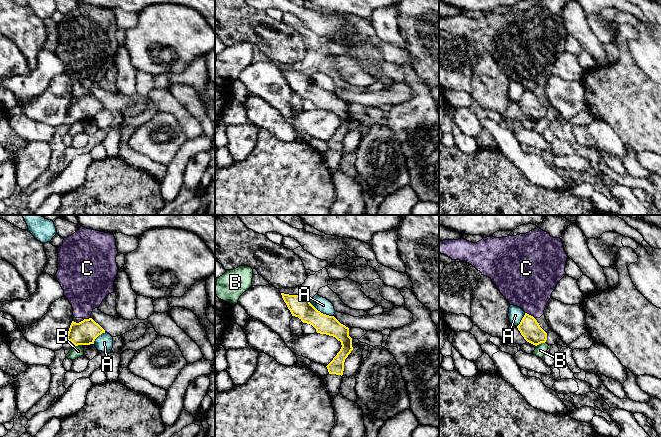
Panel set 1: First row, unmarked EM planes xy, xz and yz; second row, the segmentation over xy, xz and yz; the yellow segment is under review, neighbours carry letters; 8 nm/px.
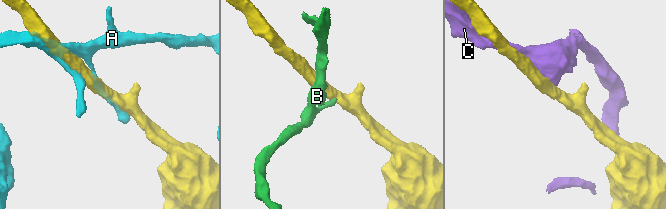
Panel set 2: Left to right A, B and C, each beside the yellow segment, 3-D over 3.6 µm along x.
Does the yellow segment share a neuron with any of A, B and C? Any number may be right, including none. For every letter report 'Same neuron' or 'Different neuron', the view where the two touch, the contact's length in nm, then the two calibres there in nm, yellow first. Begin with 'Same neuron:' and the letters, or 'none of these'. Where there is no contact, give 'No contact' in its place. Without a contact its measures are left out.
Same neuron: none of these
A: Different neuron. Touches yellow in xz. Shared border 240 nm. Thickness 160 nm (yellow) against 120 nm
B: Different neuron. Touches yellow in yz. Shared border 90 nm. Thickness 160 nm (yellow) against 100 nm
C: Different neuron. Touches yellow in yz. Shared border 90 nm. Thickness 160 nm (yellow) against 400 nm

